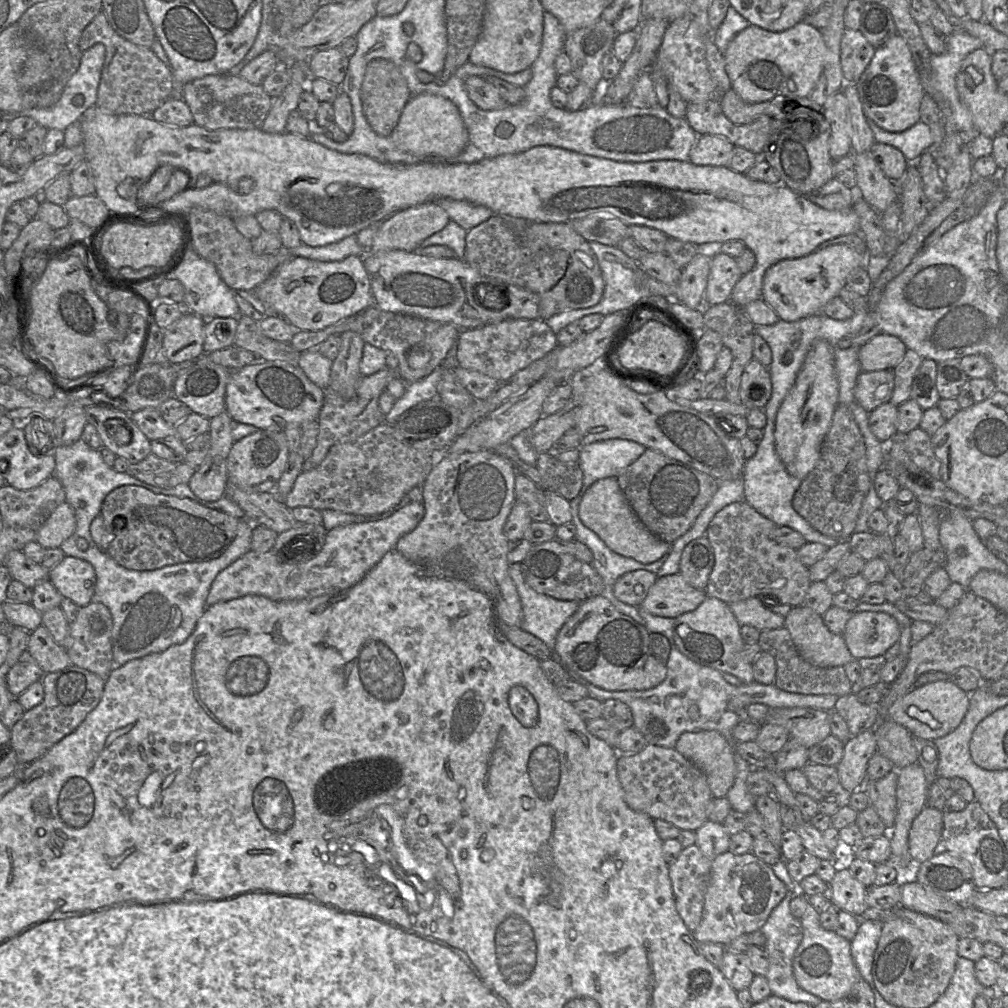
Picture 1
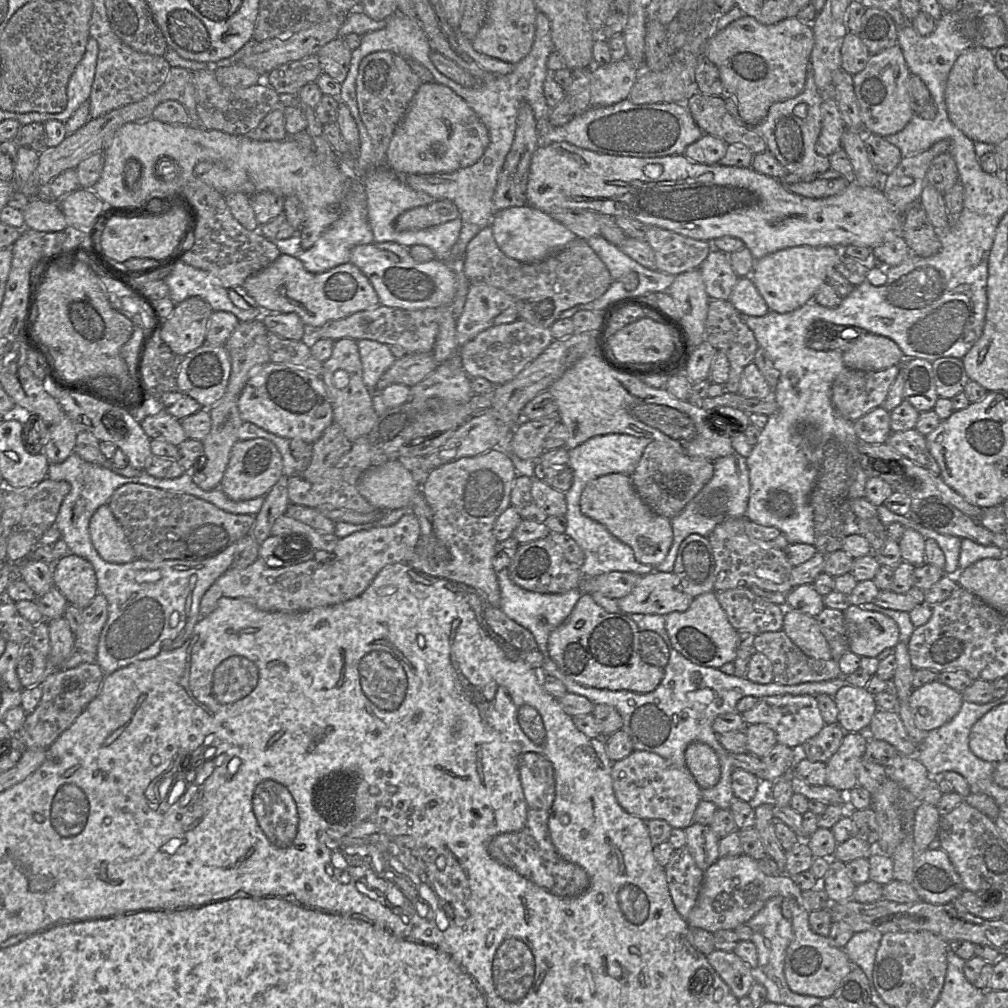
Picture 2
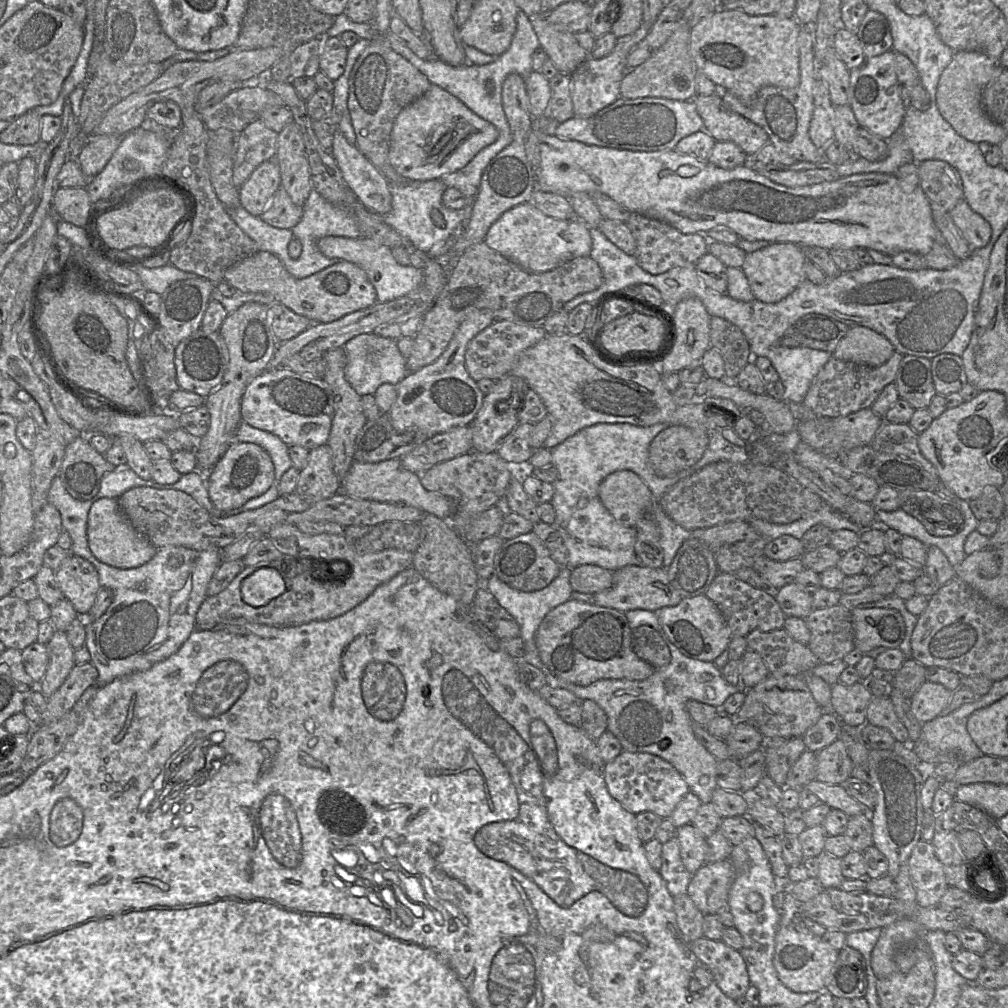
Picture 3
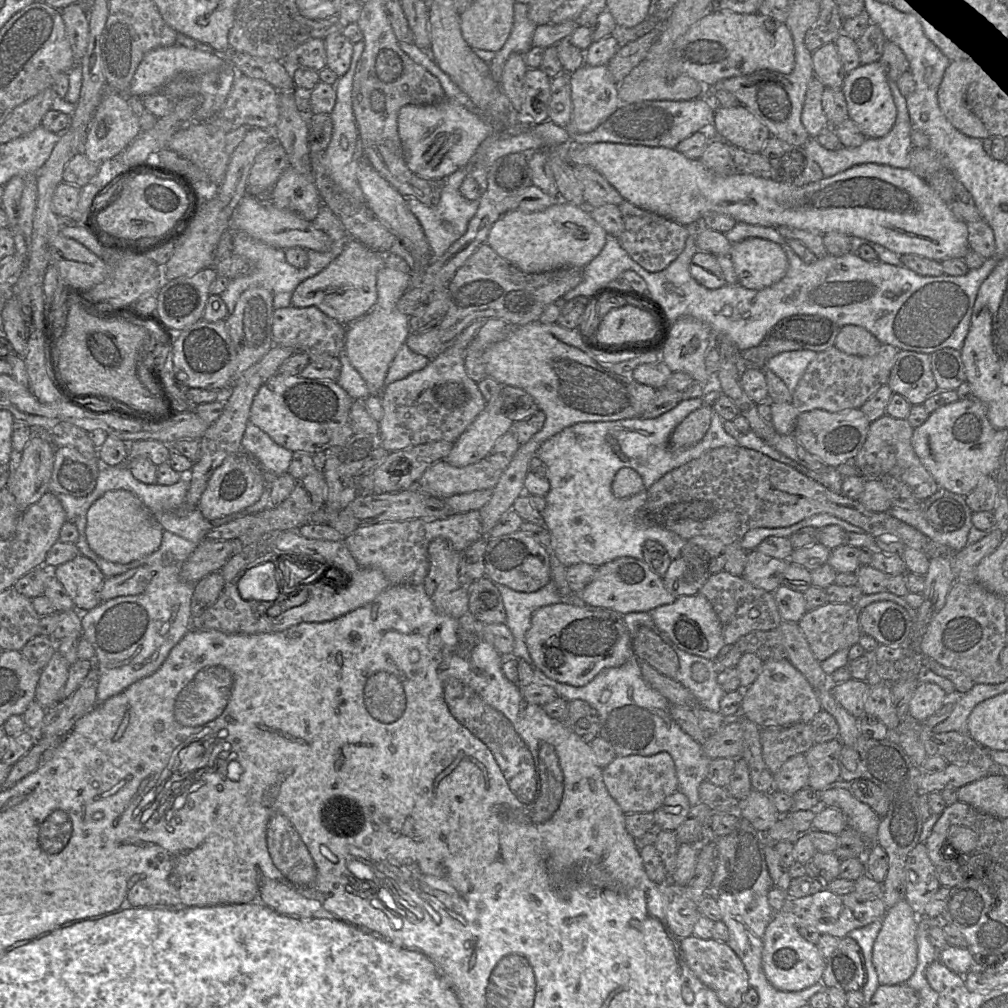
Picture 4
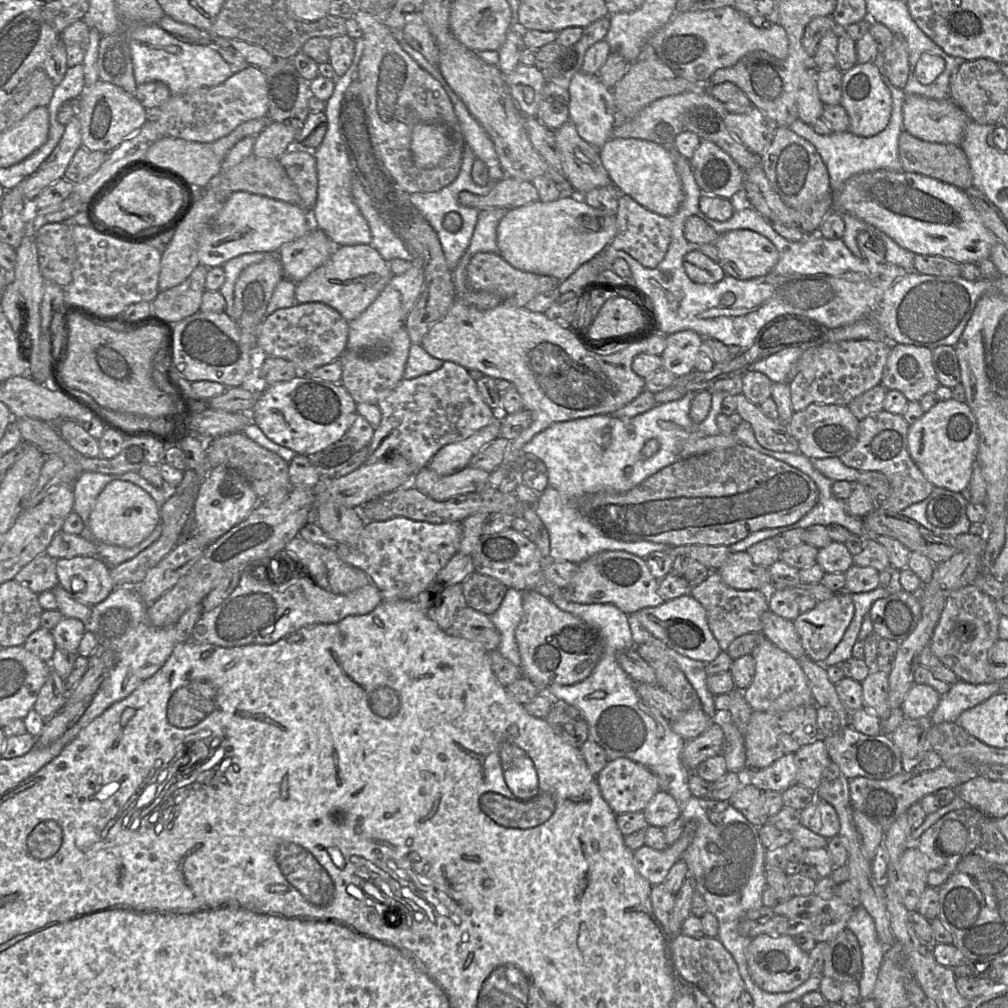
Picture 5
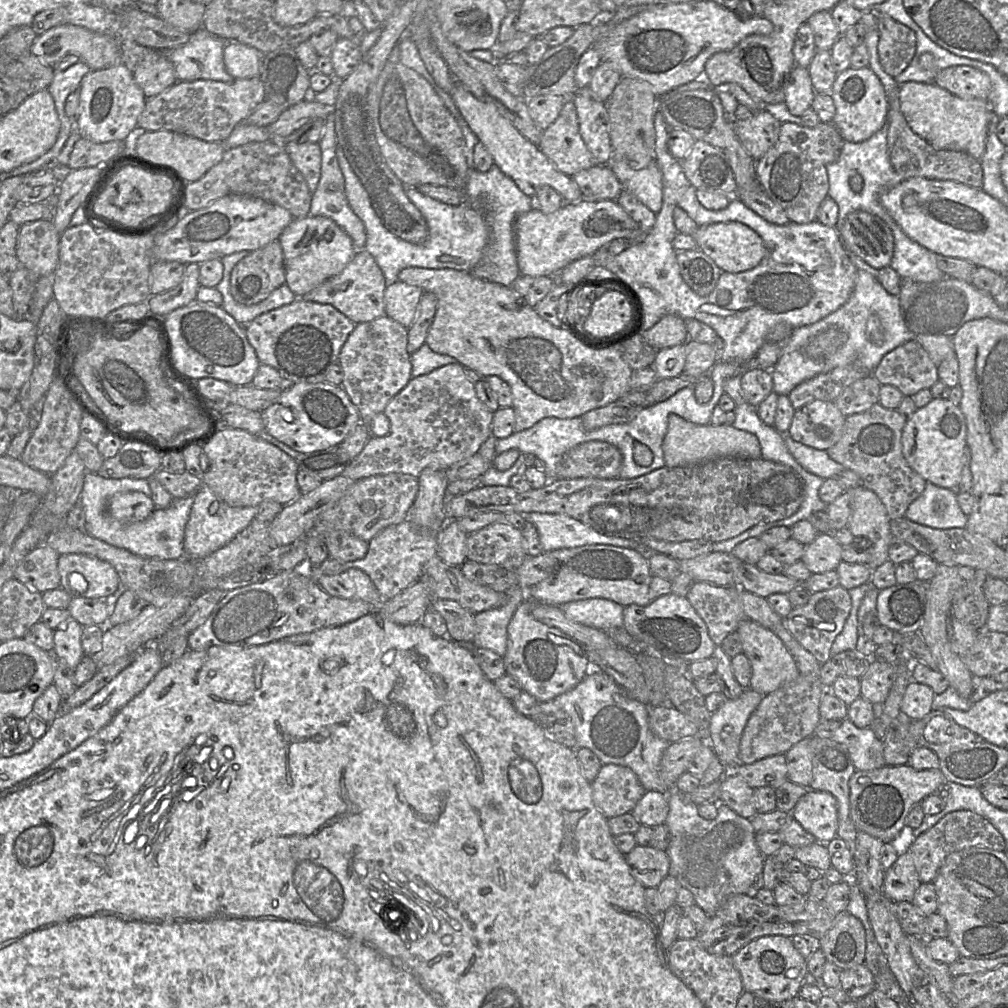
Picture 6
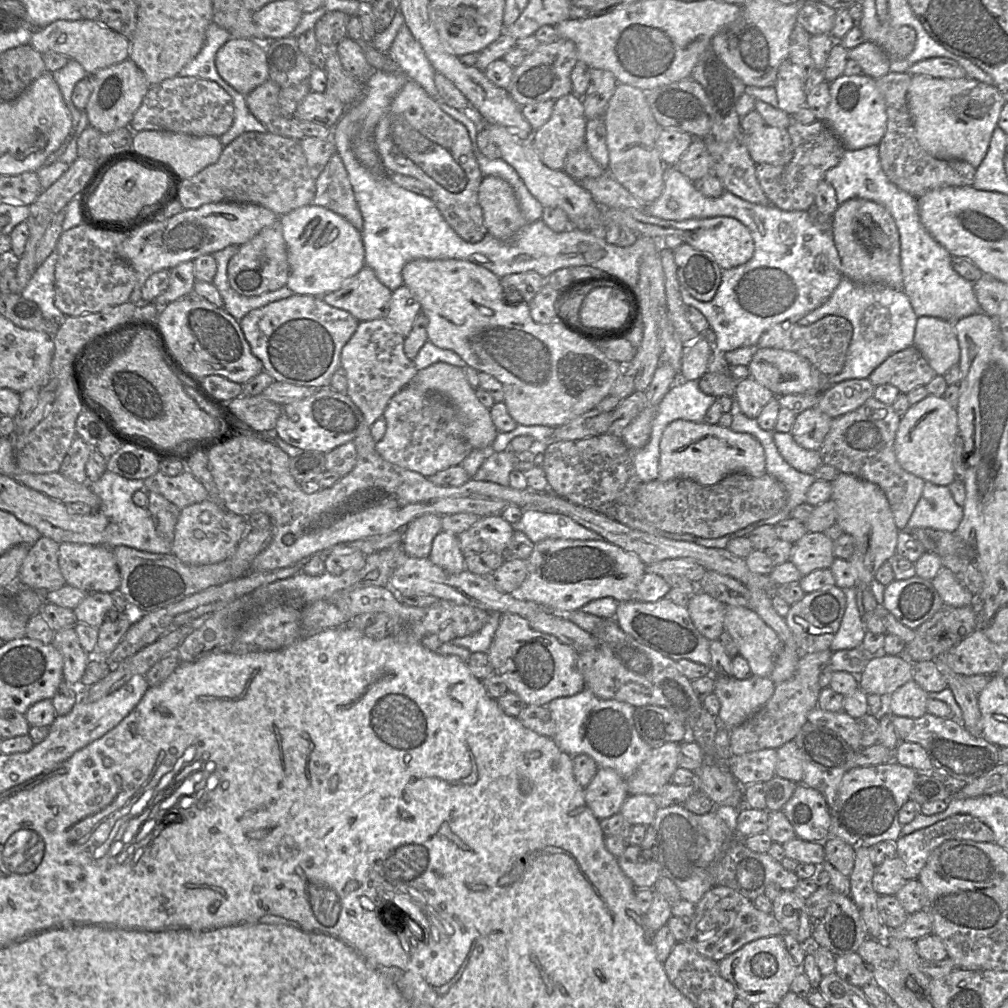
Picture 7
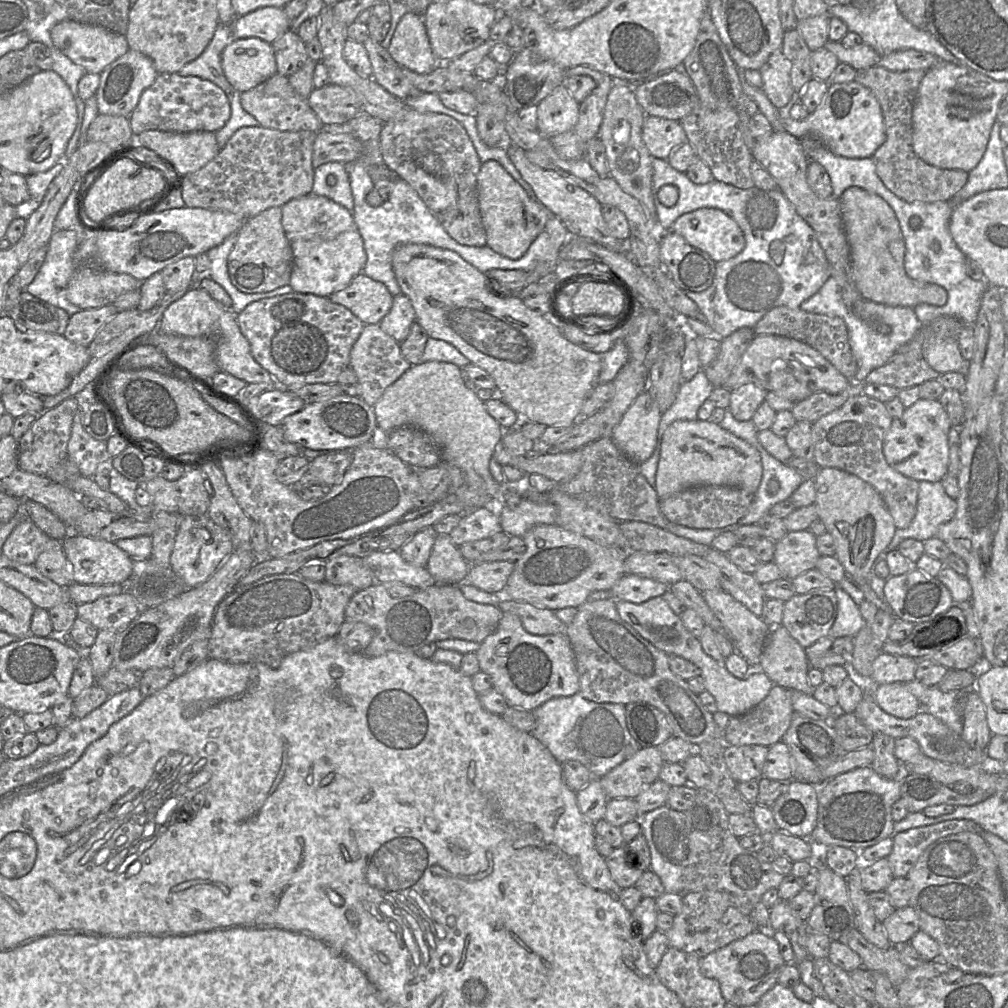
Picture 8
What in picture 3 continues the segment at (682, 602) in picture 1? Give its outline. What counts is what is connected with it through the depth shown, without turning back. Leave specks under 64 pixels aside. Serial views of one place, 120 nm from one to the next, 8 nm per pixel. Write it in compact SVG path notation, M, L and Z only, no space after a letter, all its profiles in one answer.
M625 566L613 572L612 585L594 594L594 605L621 612L642 609L657 612L664 607L676 606L684 598L670 583L666 568Z

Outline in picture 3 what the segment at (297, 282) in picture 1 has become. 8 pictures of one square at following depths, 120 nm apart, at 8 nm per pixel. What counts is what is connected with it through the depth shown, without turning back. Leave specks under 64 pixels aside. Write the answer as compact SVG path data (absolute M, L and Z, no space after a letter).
M258 251L229 267L224 273L224 281L243 293L270 295L276 303L307 317L313 323L333 322L377 302L376 291L366 272L360 266L345 260L339 260L313 275L299 279L292 276L274 254Z

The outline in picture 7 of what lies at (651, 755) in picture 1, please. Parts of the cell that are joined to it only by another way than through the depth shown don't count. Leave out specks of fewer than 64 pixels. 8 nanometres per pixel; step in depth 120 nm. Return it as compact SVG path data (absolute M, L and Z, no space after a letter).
M598 768L584 791L586 804L599 821L619 813L629 796L626 778L610 768Z

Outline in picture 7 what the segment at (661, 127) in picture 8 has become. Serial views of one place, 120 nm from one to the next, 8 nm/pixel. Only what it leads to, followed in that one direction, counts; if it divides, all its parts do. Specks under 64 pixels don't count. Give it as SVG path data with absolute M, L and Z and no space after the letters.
M660 128L656 147L665 166L676 166L694 138L687 132L674 128Z

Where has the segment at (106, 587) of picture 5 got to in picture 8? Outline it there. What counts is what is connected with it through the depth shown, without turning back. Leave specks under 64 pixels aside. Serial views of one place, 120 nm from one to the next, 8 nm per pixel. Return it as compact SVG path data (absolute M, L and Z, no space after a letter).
M70 534L61 542L70 564L74 583L85 585L122 584L125 586L132 574L134 560L115 542L77 534Z

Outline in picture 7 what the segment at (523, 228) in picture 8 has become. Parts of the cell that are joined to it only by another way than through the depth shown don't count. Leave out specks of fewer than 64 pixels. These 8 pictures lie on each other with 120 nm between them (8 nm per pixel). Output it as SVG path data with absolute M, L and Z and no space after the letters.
M497 176L482 178L478 190L484 225L487 232L500 240L509 240L526 224L511 185Z

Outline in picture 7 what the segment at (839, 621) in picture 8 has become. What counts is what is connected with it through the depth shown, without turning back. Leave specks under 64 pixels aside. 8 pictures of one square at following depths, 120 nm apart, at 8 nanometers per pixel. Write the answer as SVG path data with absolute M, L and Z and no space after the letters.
M856 586L843 590L846 595L846 609L829 648L832 652L861 647L867 630L857 608Z

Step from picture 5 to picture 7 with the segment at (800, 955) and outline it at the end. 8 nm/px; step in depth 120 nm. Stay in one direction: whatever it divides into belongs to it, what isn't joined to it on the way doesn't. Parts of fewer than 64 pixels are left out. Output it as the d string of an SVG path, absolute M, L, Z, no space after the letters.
M768 936L749 942L720 960L718 965L720 975L733 985L737 997L751 1006L778 1005L801 971L788 952L782 936Z

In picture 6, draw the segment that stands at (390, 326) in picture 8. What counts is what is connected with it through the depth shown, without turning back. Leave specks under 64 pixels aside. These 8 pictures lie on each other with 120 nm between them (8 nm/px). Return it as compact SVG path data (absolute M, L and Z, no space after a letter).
M402 281L386 287L384 293L385 315L409 328L414 322L424 291Z

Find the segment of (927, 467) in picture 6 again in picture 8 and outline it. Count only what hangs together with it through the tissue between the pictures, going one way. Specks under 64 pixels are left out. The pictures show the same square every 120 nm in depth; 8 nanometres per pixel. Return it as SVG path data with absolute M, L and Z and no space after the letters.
M920 398L905 408L892 424L883 441L883 454L887 463L906 477L920 481L937 482L948 474L948 433L952 424L939 400Z

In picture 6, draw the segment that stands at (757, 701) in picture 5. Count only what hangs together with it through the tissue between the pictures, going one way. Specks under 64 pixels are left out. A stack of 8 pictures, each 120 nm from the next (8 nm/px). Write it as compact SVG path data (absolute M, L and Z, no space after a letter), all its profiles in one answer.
M745 618L738 625L736 632L742 642L742 653L748 658L752 667L752 677L748 688L762 695L767 695L800 676L793 657L773 631Z

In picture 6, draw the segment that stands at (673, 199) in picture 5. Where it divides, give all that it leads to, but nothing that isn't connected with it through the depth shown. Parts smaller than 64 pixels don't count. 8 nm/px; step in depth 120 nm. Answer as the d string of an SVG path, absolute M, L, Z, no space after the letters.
M611 159L607 165L621 183L622 189L632 193L655 214L660 211L663 184L661 171L655 161L640 170L632 169L622 160Z

